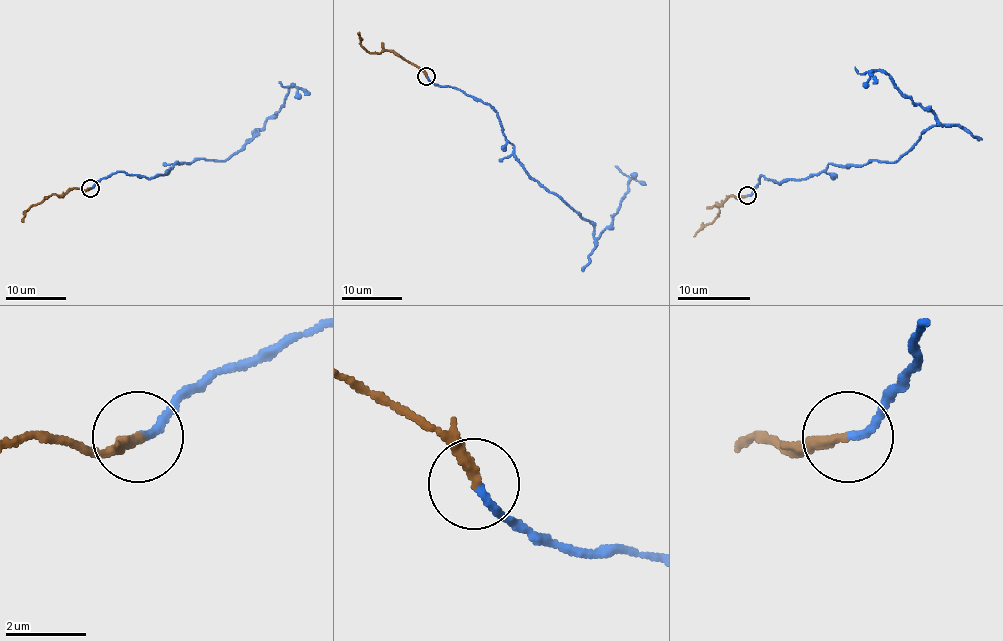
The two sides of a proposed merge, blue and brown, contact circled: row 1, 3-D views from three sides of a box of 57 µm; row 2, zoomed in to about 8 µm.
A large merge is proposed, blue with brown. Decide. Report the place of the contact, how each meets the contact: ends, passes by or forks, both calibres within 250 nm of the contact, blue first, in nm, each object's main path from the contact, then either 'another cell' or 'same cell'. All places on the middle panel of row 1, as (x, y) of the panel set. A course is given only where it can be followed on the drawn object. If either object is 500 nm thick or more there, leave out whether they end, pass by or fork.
(426, 76) | blue ends | brown ends | 190/260 nm | blue via (426, 77), (492, 108), (514, 159), (592, 225), (595, 238), (611, 223), (627, 190), (629, 178), (615, 166) | brown via (426, 76), (420, 68), (392, 52), (368, 52), (361, 44), (358, 32) | same cell

